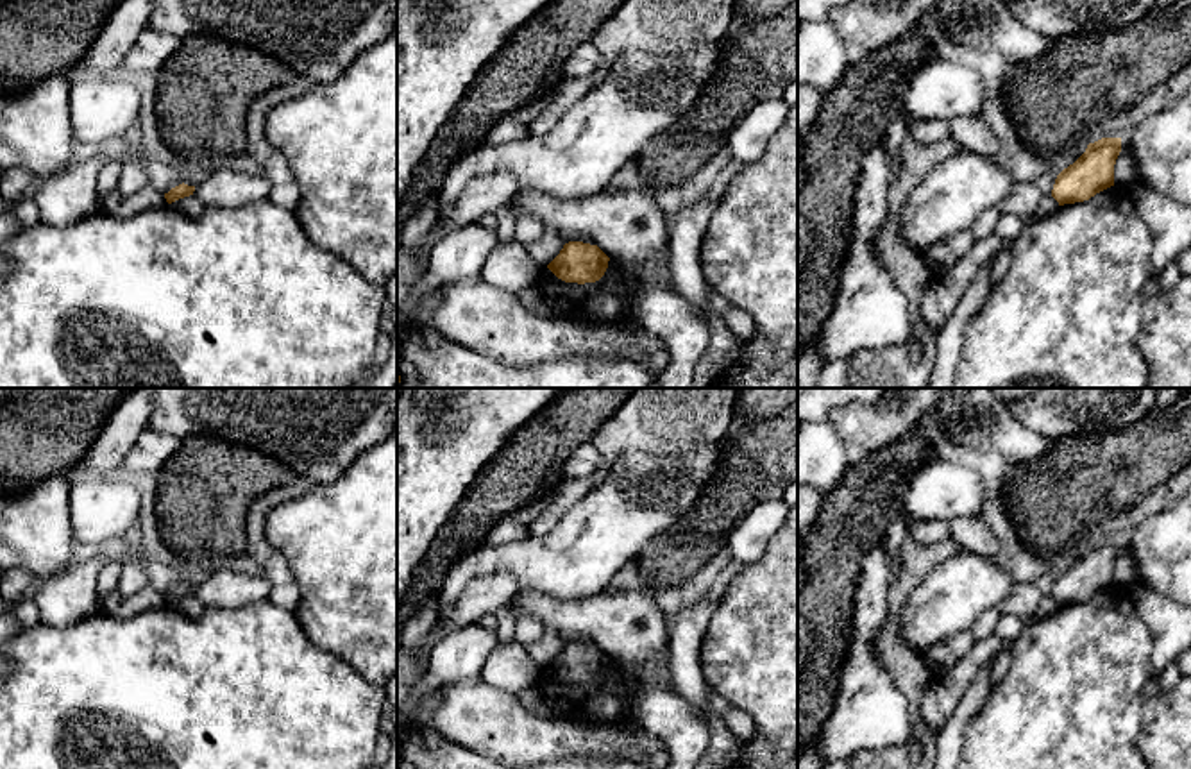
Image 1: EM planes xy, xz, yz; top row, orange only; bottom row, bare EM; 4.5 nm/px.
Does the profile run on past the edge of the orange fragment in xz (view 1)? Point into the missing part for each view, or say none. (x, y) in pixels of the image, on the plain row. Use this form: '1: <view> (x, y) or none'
1: none

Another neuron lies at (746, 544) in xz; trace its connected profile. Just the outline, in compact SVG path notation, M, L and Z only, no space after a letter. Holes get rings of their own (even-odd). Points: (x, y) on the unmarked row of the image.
M783 499L764 501L753 508L728 540L733 560L746 565L758 562L767 542L776 535L789 515L789 504Z

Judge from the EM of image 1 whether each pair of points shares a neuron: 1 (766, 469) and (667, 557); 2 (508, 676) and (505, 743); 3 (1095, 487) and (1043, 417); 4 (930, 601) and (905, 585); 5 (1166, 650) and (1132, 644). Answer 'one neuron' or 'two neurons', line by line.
1: one neuron
2: two neurons
3: two neurons
4: two neurons
5: two neurons

